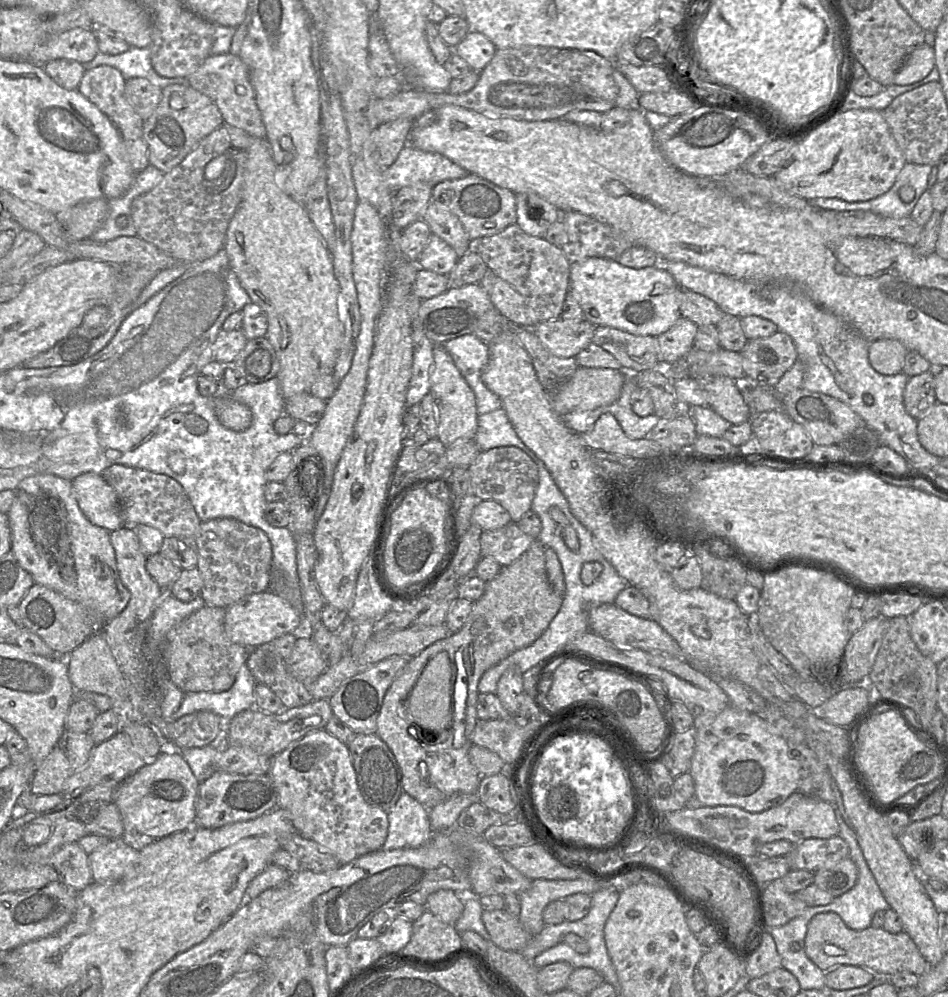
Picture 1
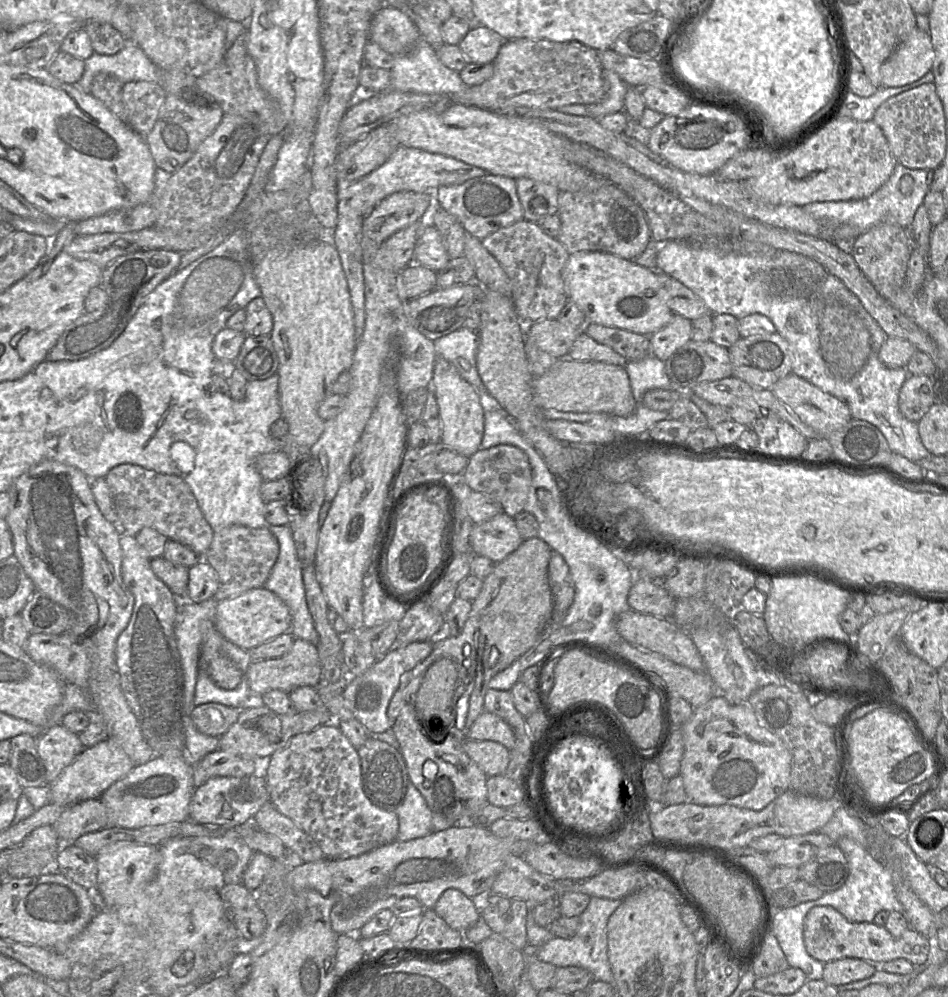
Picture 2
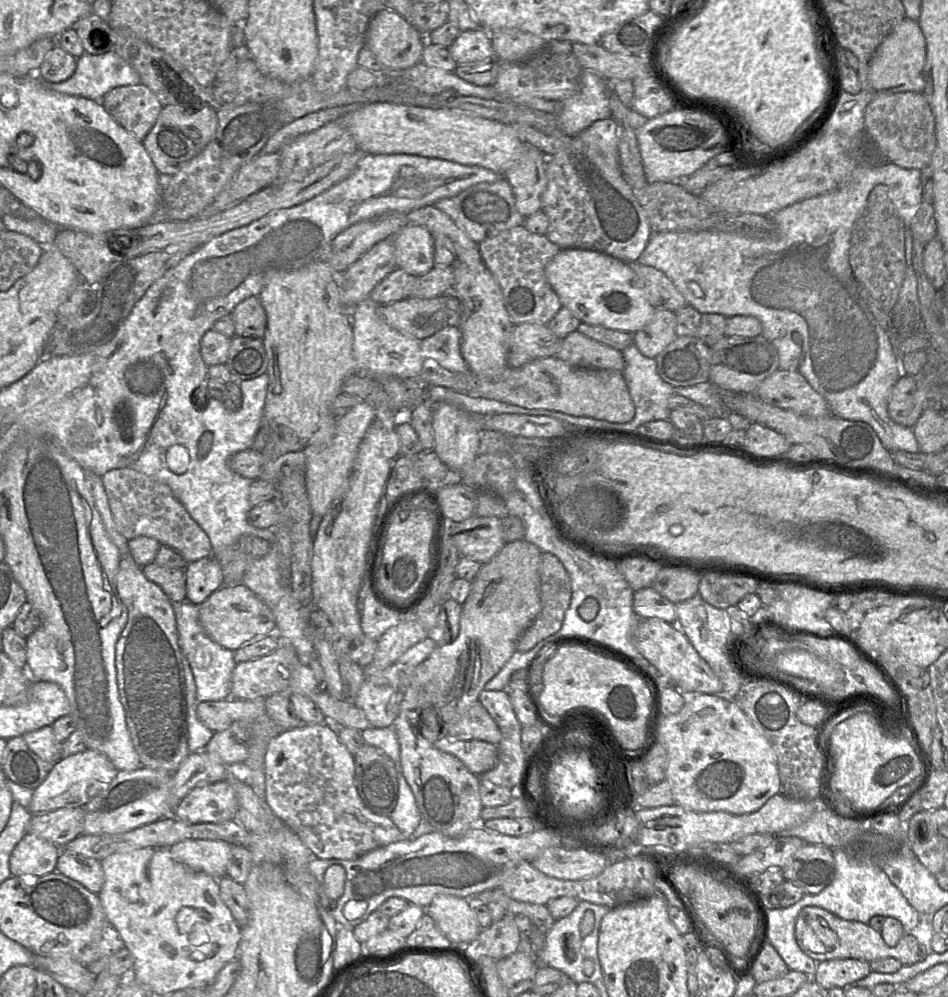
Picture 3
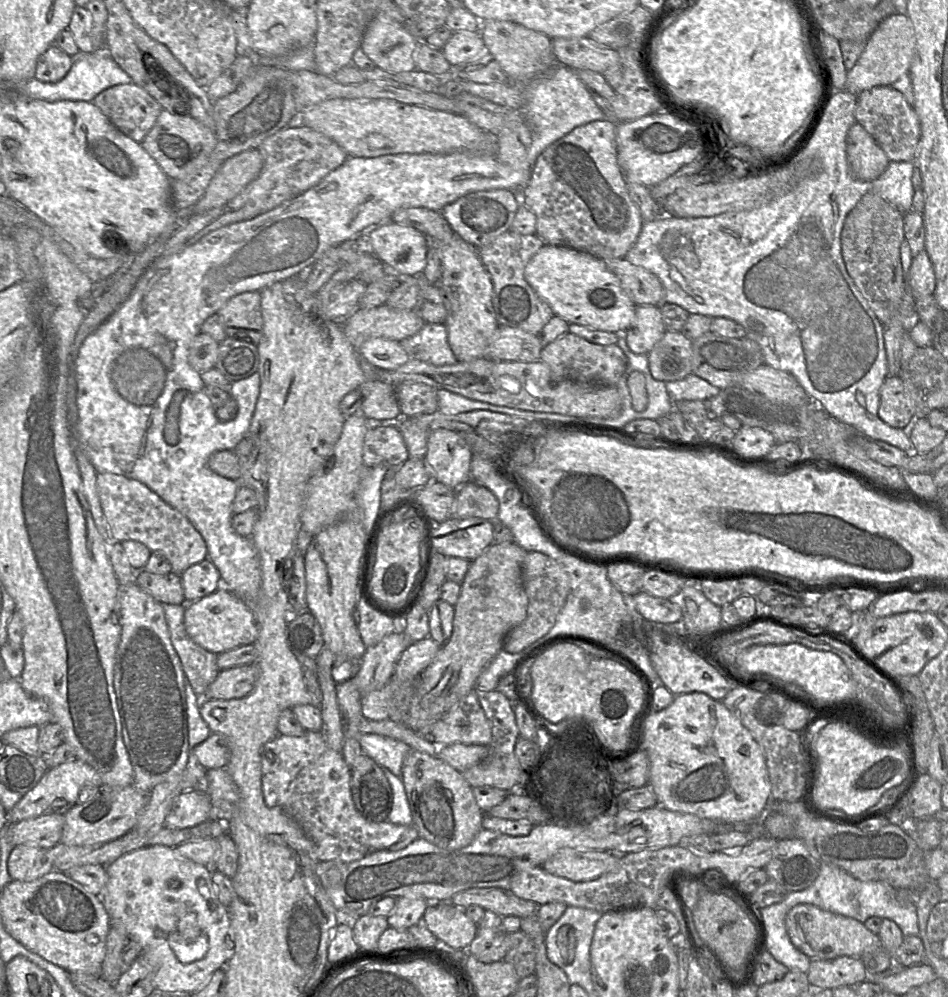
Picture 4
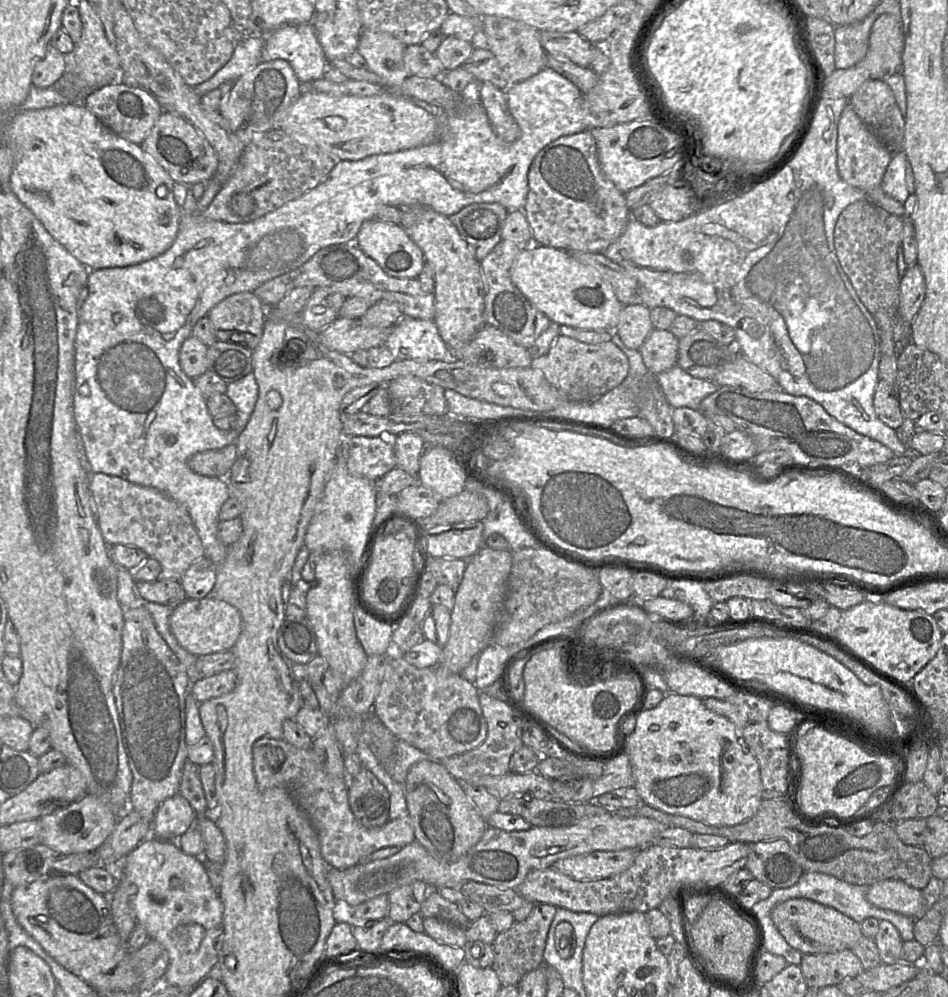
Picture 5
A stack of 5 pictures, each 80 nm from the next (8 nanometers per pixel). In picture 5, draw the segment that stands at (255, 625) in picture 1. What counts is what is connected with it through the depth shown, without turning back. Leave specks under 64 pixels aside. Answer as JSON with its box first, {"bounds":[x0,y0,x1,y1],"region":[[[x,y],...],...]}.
{"bounds":[169,596,242,656],"region":[[[210,596],[202,599],[186,598],[173,609],[169,626],[185,650],[196,656],[205,656],[231,650],[241,633],[242,619],[239,611],[225,601]]]}

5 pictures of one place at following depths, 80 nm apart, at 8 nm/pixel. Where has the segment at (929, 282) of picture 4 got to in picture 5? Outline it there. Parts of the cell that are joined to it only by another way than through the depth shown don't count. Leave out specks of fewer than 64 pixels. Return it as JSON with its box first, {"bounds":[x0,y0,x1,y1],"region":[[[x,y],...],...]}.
{"bounds":[899,264,926,324],"region":[[[918,264],[908,267],[900,281],[899,314],[911,324],[917,315],[926,294],[926,283]]]}

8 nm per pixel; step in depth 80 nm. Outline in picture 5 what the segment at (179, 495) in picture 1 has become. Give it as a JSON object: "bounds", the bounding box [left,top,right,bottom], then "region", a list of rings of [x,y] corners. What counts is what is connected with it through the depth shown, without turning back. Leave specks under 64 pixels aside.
{"bounds":[88,473,205,581],"region":[[[104,473],[91,474],[88,485],[95,503],[97,525],[108,547],[123,544],[144,551],[148,557],[157,560],[161,565],[157,580],[180,581],[189,566],[205,555],[201,539],[187,510],[162,492]]]}

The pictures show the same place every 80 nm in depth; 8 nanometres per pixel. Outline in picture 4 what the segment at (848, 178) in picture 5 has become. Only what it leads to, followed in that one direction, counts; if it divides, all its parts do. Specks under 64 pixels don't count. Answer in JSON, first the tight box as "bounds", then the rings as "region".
{"bounds":[847,121,890,181],"region":[[[857,121],[847,134],[847,158],[852,174],[862,181],[872,181],[880,177],[890,161],[873,137]]]}

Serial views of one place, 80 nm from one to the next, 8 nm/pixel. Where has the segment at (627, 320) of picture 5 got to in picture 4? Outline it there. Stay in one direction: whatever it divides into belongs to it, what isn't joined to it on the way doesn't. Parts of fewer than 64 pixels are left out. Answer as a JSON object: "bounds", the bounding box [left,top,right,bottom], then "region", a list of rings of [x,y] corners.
{"bounds":[626,306,666,354],"region":[[[636,306],[631,326],[626,330],[628,347],[636,354],[648,354],[666,332],[658,306]]]}

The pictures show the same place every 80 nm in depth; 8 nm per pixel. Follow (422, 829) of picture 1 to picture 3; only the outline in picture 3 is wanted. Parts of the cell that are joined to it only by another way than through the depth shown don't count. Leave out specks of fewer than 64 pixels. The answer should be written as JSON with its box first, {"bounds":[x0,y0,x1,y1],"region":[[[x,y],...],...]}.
{"bounds":[389,771,422,839],"region":[[[401,771],[399,772],[399,792],[397,803],[389,817],[400,830],[403,839],[412,837],[422,821],[412,790]]]}

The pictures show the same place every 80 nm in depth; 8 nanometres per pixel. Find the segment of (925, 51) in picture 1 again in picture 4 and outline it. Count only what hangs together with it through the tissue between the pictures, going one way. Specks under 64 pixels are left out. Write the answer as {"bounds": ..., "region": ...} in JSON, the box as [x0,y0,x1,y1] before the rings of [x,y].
{"bounds":[845,13,915,95],"region":[[[900,13],[888,16],[871,34],[854,67],[848,70],[845,90],[858,95],[873,87],[892,85],[902,75],[909,74],[915,51],[915,31],[910,18]]]}

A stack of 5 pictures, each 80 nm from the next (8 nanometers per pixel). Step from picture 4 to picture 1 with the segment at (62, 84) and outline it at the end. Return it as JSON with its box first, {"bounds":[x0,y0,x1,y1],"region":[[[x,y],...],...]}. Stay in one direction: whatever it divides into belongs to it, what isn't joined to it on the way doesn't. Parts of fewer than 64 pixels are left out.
{"bounds":[83,47,188,89],"region":[[[130,47],[127,51],[117,55],[99,52],[92,61],[83,65],[85,71],[101,65],[112,66],[119,70],[126,80],[131,78],[146,78],[153,85],[161,89],[169,85],[188,84],[188,78],[165,78],[160,76],[152,66],[148,47]]]}

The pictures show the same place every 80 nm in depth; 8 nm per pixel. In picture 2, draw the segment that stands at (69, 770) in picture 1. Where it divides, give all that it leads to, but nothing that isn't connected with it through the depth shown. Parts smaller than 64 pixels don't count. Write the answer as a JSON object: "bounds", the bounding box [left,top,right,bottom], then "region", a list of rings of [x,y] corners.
{"bounds":[35,724,84,786],"region":[[[60,724],[47,728],[35,739],[37,753],[45,767],[45,786],[52,784],[84,750],[78,735]]]}

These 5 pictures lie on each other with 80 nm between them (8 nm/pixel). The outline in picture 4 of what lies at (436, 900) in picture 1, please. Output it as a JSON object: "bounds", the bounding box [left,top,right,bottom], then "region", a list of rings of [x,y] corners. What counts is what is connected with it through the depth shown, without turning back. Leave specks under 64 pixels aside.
{"bounds":[423,901,477,950],"region":[[[450,901],[429,903],[423,919],[440,942],[458,950],[467,950],[477,935],[477,924]]]}

